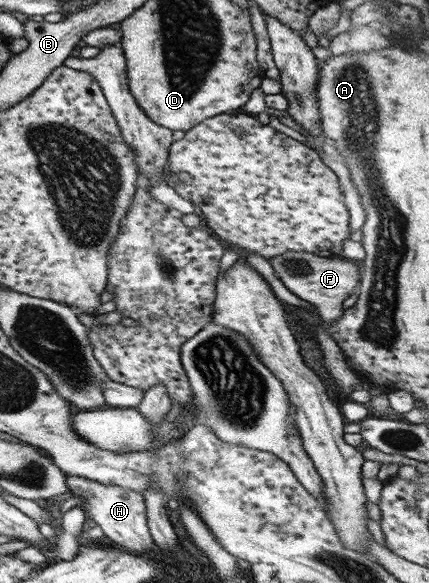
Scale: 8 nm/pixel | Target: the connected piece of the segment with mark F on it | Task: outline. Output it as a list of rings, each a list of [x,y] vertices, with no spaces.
[[[287,251],[277,257],[266,259],[274,275],[285,288],[295,294],[317,311],[323,323],[330,323],[343,314],[342,302],[353,294],[353,288],[359,283],[361,272],[358,262],[348,261],[343,258],[322,258],[313,254]]]

